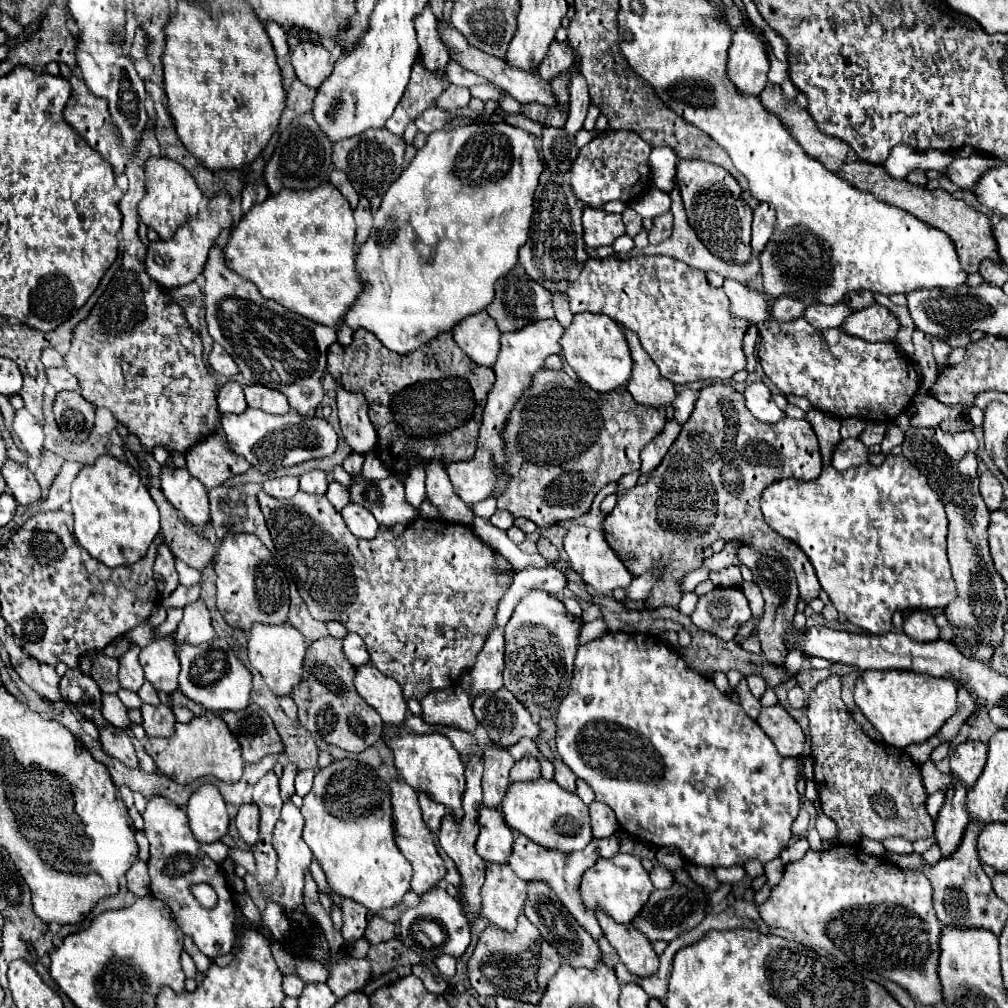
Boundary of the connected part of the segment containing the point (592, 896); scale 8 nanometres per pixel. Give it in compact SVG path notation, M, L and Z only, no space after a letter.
M619 852L615 858L609 858L609 860L601 858L591 870L587 870L583 874L579 890L581 890L581 898L587 908L599 906L613 920L633 922L635 916L639 916L643 904L647 904L647 900L653 892L653 884L649 880L649 872L643 868L639 858Z

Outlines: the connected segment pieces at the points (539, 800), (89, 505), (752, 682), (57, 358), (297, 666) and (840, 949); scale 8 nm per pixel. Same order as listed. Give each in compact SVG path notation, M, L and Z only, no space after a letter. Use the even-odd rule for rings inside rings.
M539 778L535 782L511 784L503 798L501 810L505 814L505 822L509 828L529 836L529 840L549 850L571 854L575 850L583 850L593 840L587 806L581 802L577 794L563 790L553 780Z
M99 456L95 464L83 466L71 486L75 516L73 534L77 542L109 568L139 562L153 538L159 534L159 510L139 474L115 456Z
M757 674L747 676L747 684L749 684L751 694L753 694L753 696L757 696L757 698L761 698L761 696L763 696L763 692L765 692L765 688L767 688L765 680L763 680L761 676L757 676Z
M45 348L43 350L43 364L45 364L45 368L63 366L63 356L57 350L53 350L53 348Z
M289 622L281 626L273 624L253 624L249 630L249 662L255 670L261 672L265 684L271 688L273 694L285 696L291 692L293 686L297 686L303 678L303 656L305 656L307 642L297 628L293 628Z
M841 846L831 850L809 850L805 858L785 866L783 880L773 888L769 900L759 906L761 918L769 928L785 928L807 946L825 950L839 962L855 962L855 966L877 970L909 990L917 1004L937 1004L943 1000L939 984L939 936L941 924L933 908L933 888L921 872L903 872L885 858L869 856L861 846Z

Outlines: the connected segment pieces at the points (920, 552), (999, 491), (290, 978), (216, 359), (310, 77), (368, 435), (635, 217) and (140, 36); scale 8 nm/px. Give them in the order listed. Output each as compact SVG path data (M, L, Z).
M887 454L881 466L861 464L845 472L823 466L815 482L795 478L779 480L765 488L761 510L773 530L799 544L809 556L819 584L829 594L837 612L845 614L851 624L869 634L889 632L893 628L891 616L895 610L947 608L947 604L957 598L947 560L947 516L943 502L935 490L925 484L925 476L903 454Z
M979 462L979 470L977 472L979 472L979 482L981 482L979 490L981 490L981 496L983 496L985 504L991 510L999 508L999 504L1003 502L1003 488L1001 488L999 480L989 472L989 468L983 462Z
M285 974L285 978L283 978L283 992L285 992L285 996L299 998L303 986L305 986L305 982L297 974Z
M213 344L213 350L211 350L211 354L209 354L209 366L211 366L215 372L227 376L227 378L231 378L231 376L235 376L235 374L239 372L239 370L237 370L237 364L233 362L233 358L231 358L219 344Z
M301 42L291 52L291 64L295 68L297 78L309 88L319 88L321 82L333 72L329 52L323 46L311 42Z
M337 386L337 410L341 430L349 446L363 454L377 444L375 428L367 416L367 400L361 392L347 392Z
M627 208L627 210L623 212L623 222L625 222L627 234L629 234L631 238L635 238L635 236L643 230L643 218L641 218L639 214L635 214L635 210L631 210L631 208Z
M137 28L132 46L129 51L130 58L133 61L136 62L146 57L146 48L148 42L149 39L146 33L141 30L141 28Z

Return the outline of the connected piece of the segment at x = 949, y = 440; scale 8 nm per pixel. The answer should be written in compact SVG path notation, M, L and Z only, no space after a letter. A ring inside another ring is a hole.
M931 428L931 434L935 436L935 440L943 446L943 450L953 460L961 460L969 450L977 452L977 438L975 438L975 434L971 430L957 432L957 434L947 434L941 428Z

